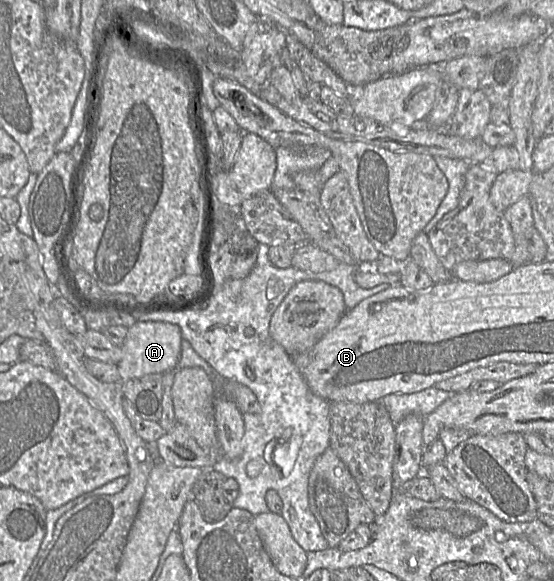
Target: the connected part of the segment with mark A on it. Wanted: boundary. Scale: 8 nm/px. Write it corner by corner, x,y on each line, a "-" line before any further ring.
160,321
135,322
128,328
122,346
122,357
118,363
122,383
148,374
175,371
181,354
182,341
178,325

